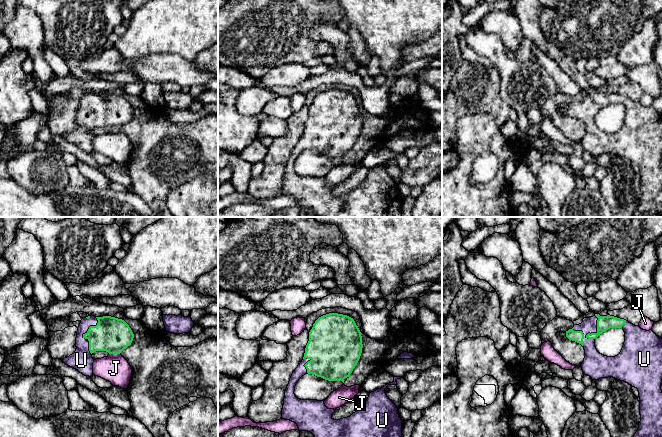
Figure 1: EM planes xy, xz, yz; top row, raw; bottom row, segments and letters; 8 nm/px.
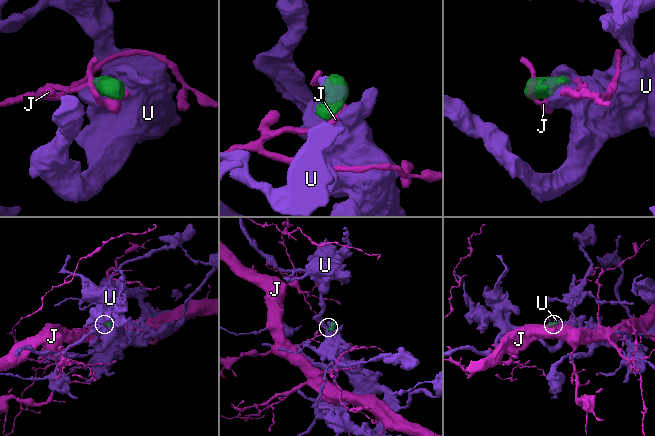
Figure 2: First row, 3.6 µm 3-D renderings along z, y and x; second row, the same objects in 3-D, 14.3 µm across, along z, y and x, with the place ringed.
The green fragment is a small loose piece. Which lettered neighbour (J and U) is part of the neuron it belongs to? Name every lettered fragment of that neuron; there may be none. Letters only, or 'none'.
U

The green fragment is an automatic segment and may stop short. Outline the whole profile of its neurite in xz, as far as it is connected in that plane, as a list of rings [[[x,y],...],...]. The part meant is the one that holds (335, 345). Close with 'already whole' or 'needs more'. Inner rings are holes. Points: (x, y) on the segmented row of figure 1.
[[[329,313],[319,317],[309,332],[309,341],[305,348],[303,360],[293,372],[286,388],[284,405],[282,409],[282,419],[295,422],[299,428],[299,431],[311,432],[315,437],[402,437],[403,421],[399,417],[397,411],[398,408],[387,397],[385,389],[388,385],[397,386],[396,380],[404,378],[404,376],[394,377],[394,381],[392,383],[389,383],[381,389],[371,392],[367,401],[355,413],[353,413],[350,417],[340,420],[334,420],[332,418],[332,414],[335,412],[335,410],[328,409],[325,406],[324,401],[301,400],[298,399],[294,394],[297,382],[307,373],[321,377],[328,381],[342,381],[344,383],[344,379],[350,376],[353,369],[357,365],[362,353],[362,348],[363,344],[361,332],[353,318],[338,313]]]; needs more

